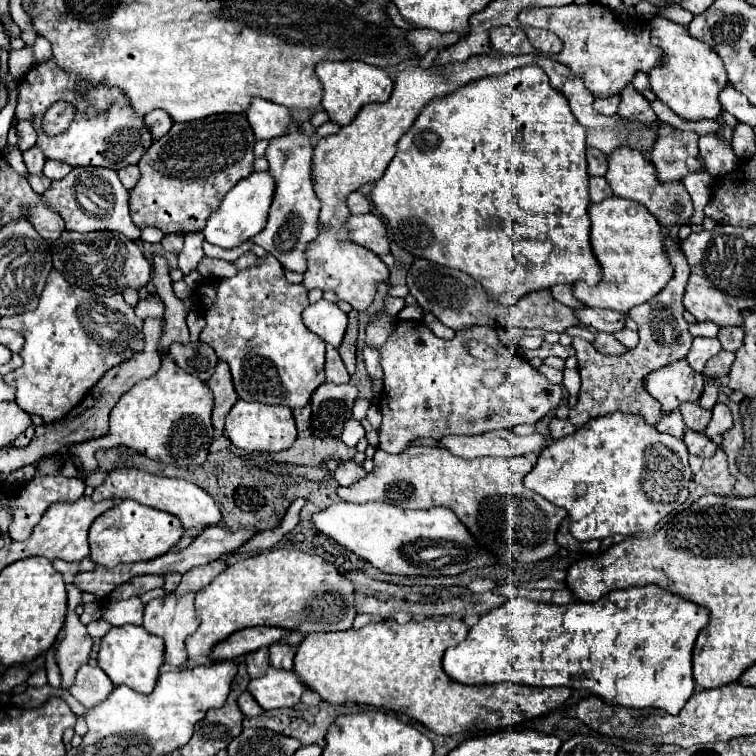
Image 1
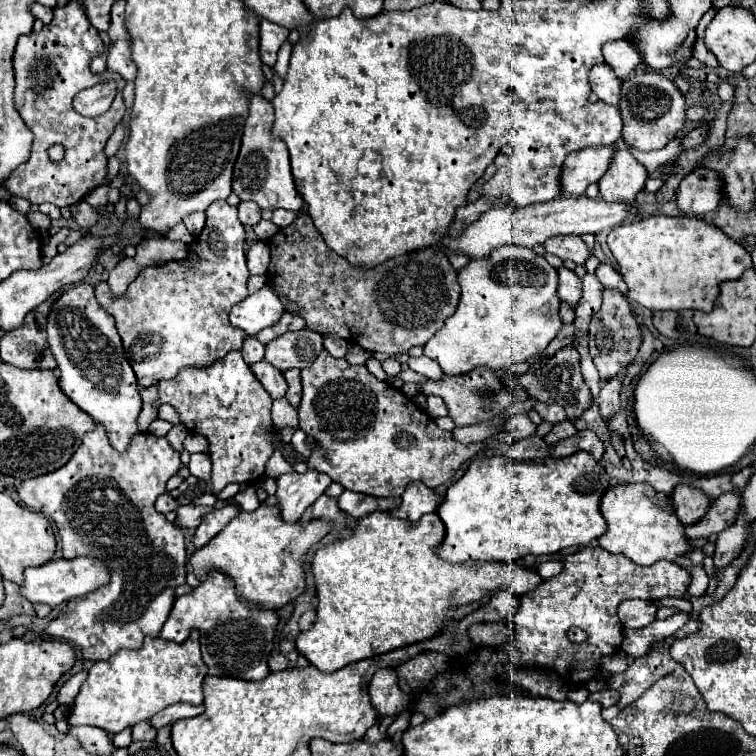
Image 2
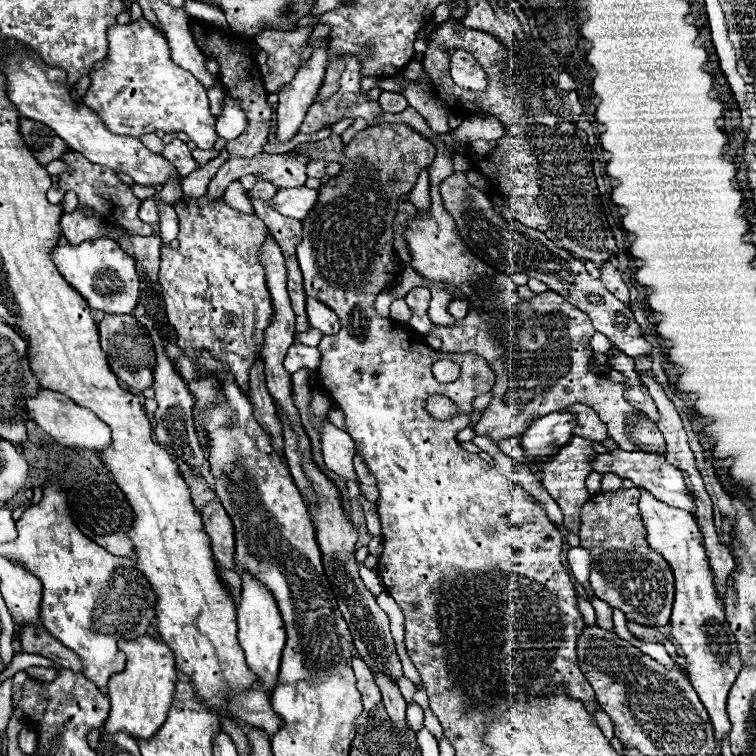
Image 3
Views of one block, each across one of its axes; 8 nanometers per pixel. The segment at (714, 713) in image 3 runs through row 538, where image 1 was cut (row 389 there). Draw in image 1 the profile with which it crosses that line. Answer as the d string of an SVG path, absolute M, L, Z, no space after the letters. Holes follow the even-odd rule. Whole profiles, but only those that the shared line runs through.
M686 360L664 366L646 378L646 390L662 404L664 414L678 410L682 402L698 402L704 378Z

